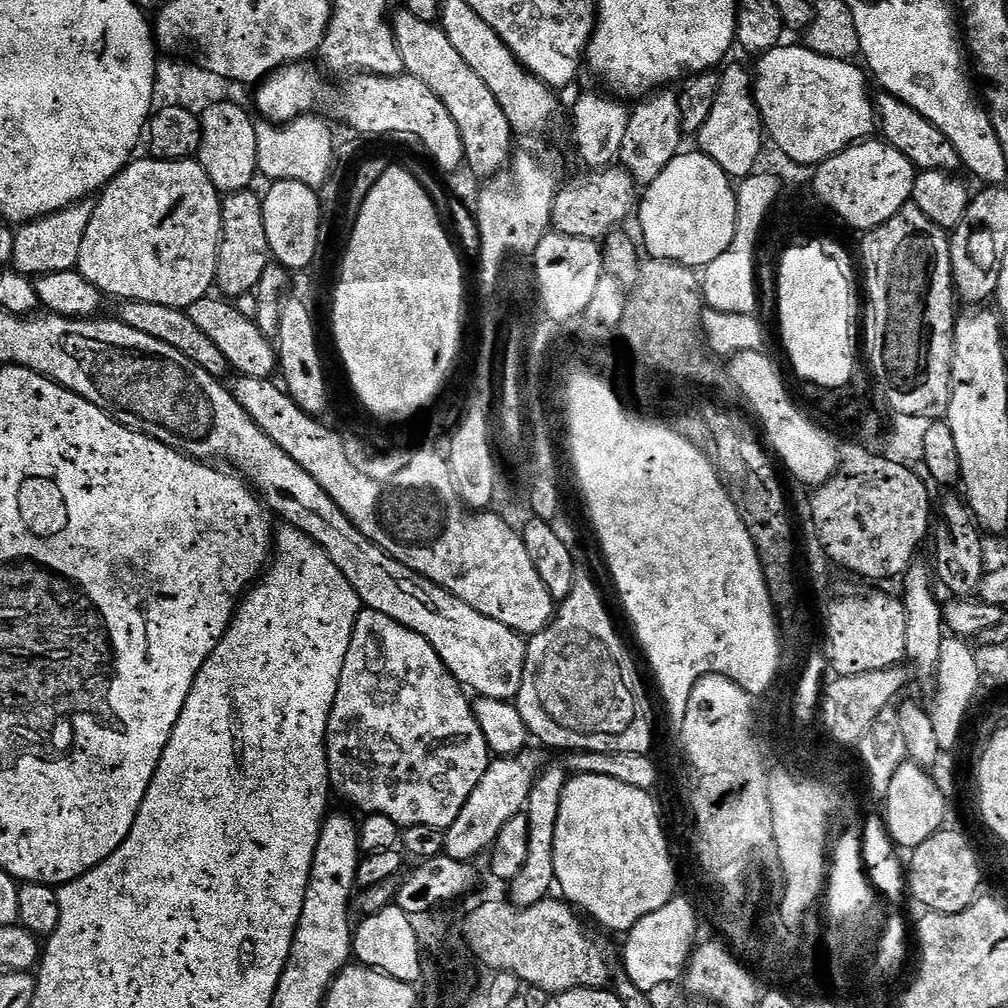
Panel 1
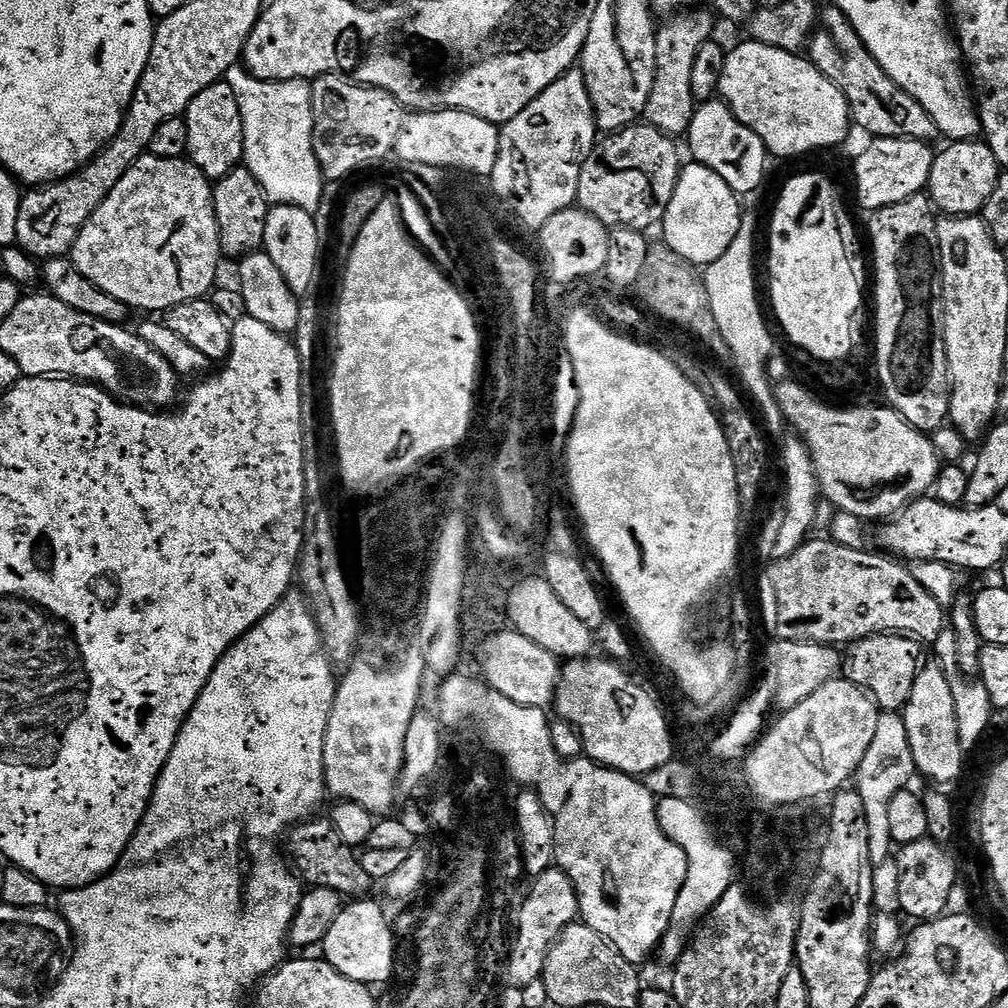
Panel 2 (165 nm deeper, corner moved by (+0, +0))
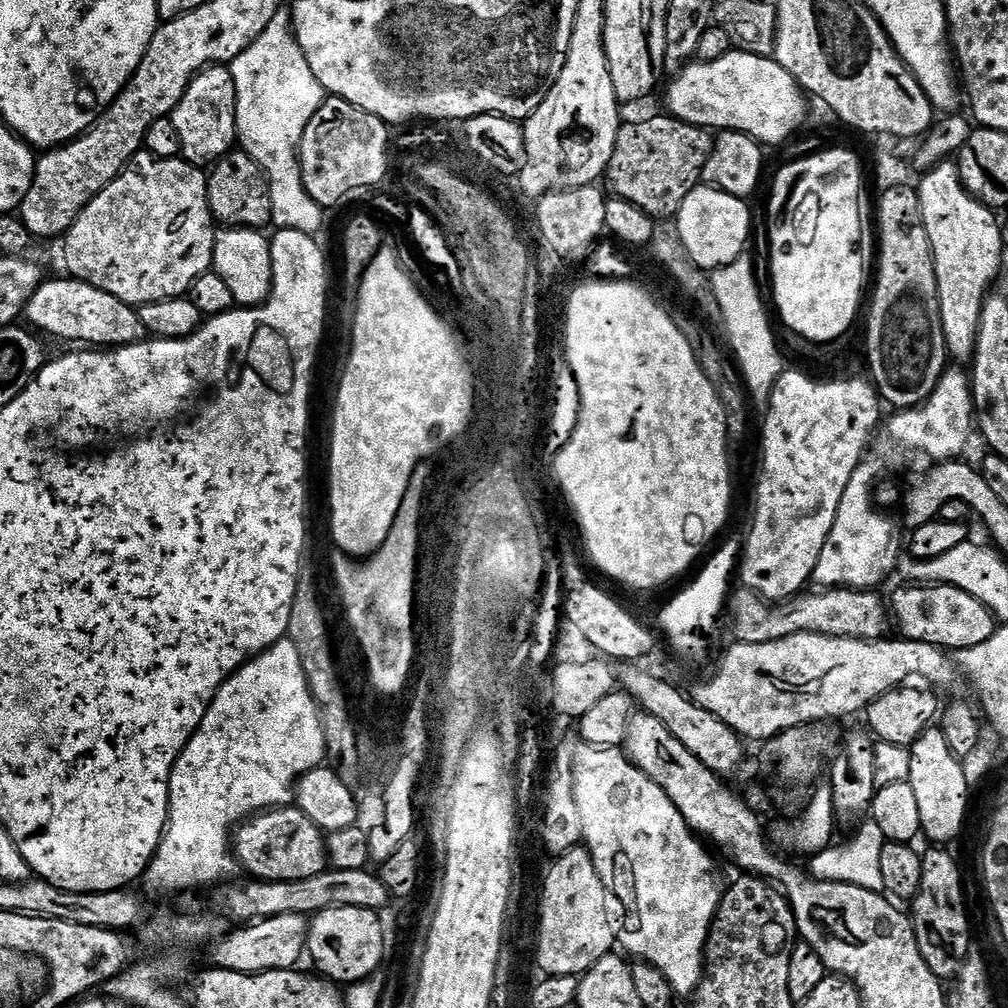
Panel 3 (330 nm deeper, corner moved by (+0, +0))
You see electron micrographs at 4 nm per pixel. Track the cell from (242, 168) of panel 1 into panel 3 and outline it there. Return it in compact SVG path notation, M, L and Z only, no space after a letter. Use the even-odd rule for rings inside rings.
M209 66L190 82L186 94L178 102L170 117L178 130L183 159L197 166L211 166L227 152L237 147L236 87L232 69L228 66Z

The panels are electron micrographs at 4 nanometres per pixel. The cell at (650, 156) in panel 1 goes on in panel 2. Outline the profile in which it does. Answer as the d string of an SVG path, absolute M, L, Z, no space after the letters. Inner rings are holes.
M693 6L677 11L668 21L656 29L656 77L650 90L650 98L644 107L643 119L662 130L665 136L680 138L687 133L692 116L698 107L694 90L690 90L690 77L694 67L694 58L702 42L713 39L712 32L718 25L717 17L711 7Z

